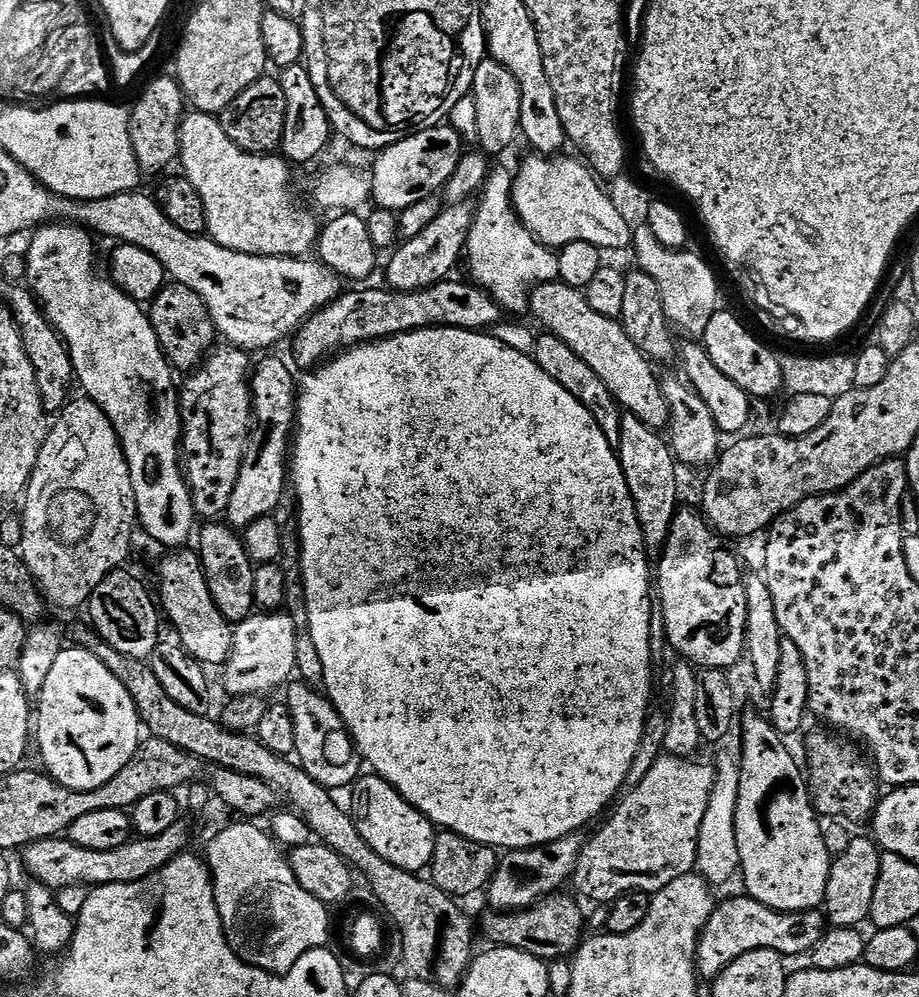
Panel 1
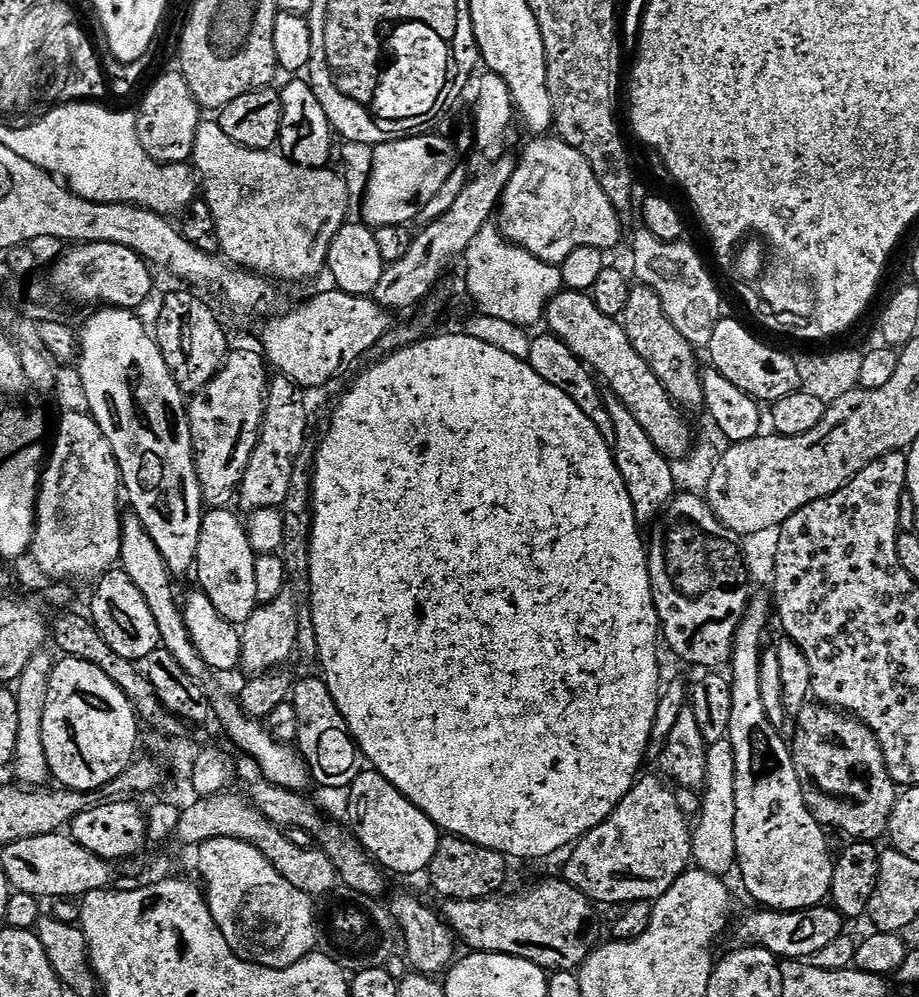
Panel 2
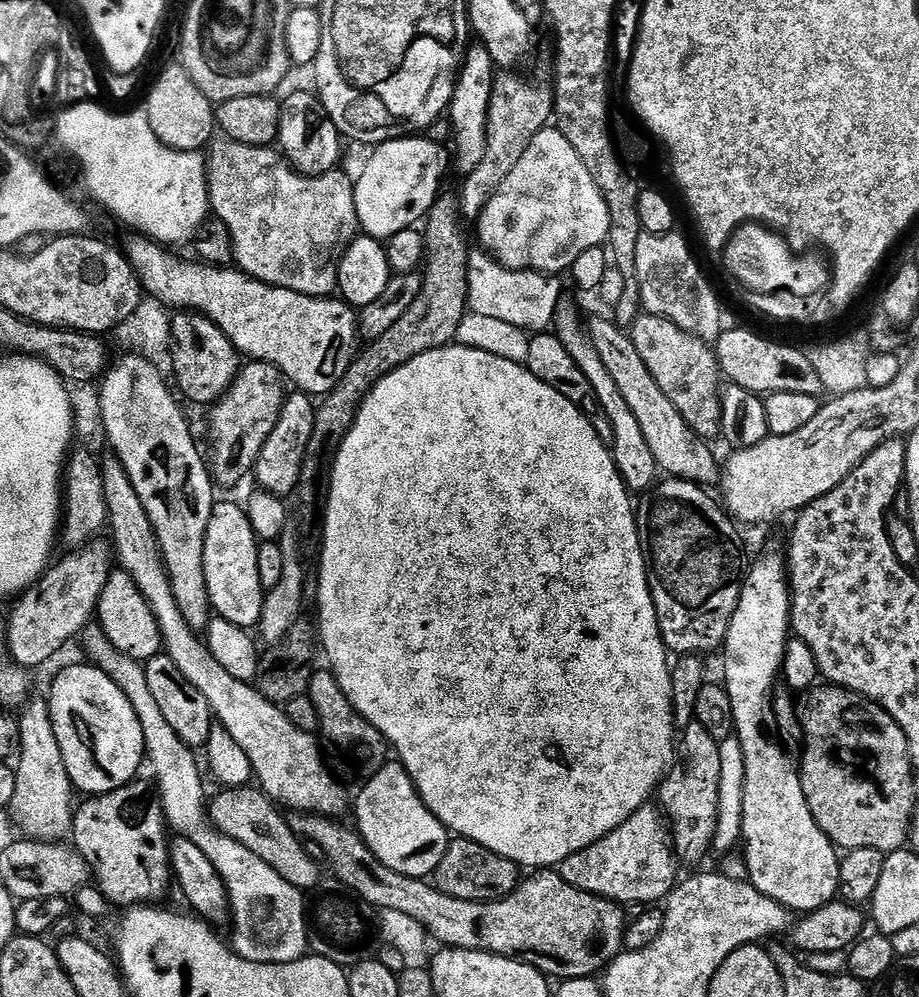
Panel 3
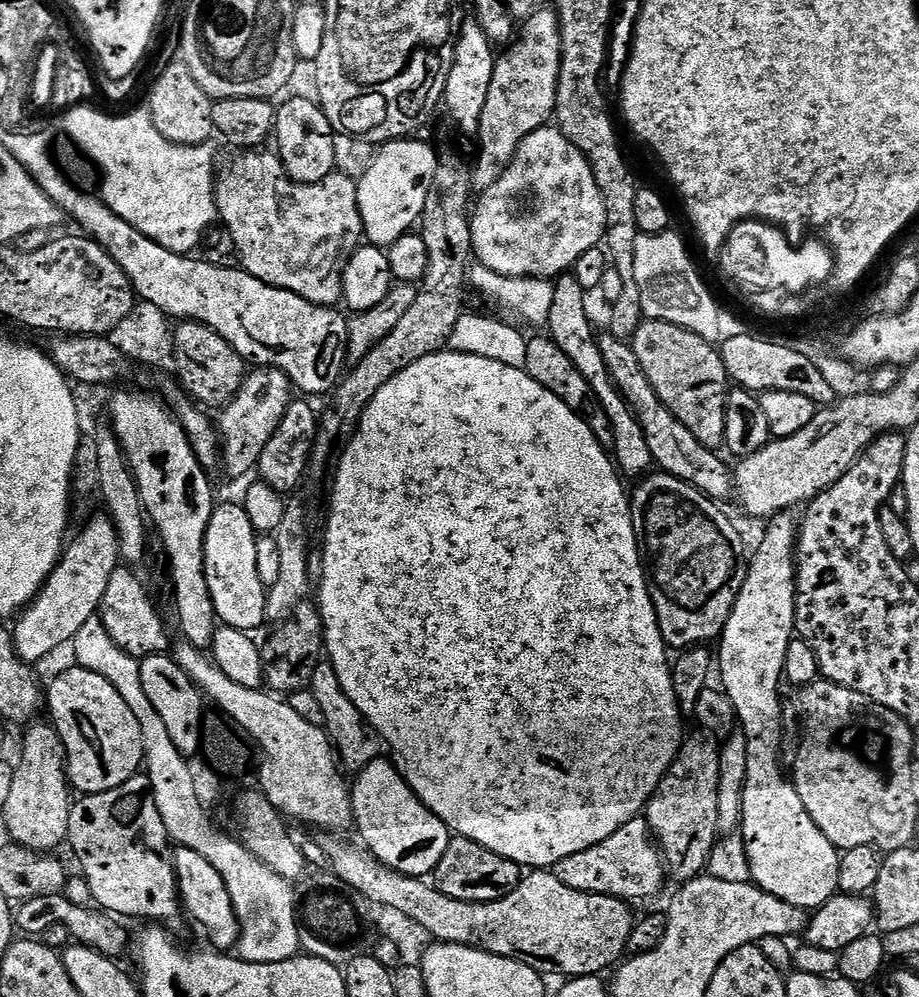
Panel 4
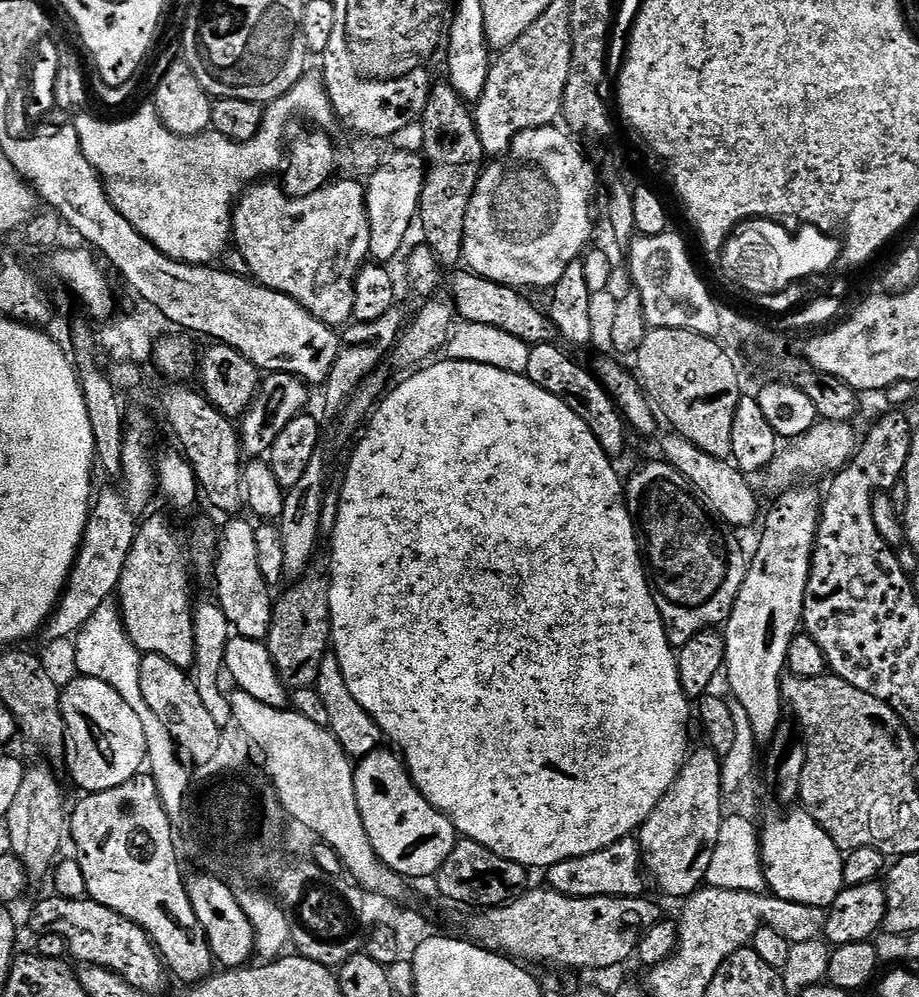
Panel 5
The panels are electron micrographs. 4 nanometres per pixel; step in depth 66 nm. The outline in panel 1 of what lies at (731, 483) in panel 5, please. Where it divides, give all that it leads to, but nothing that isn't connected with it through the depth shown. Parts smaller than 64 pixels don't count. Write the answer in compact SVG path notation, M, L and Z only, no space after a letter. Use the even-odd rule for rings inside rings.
M559 282L539 284L533 288L528 312L544 327L547 335L566 342L566 346L570 346L570 350L574 350L574 354L578 354L578 358L582 358L582 362L586 362L586 366L590 366L590 370L602 378L606 390L610 390L624 412L634 414L634 418L651 428L664 430L669 427L669 407L663 396L661 377L656 377L652 369L655 368L653 361L644 356L634 342L630 342L619 319L596 313L581 289Z

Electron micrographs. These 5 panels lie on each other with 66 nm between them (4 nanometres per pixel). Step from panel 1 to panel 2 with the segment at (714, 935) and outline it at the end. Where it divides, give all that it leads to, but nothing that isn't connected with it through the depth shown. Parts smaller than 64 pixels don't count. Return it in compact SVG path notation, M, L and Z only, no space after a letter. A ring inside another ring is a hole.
M817 906L803 908L800 912L781 912L779 910L756 910L740 920L736 928L739 943L744 946L764 948L767 952L780 960L807 961L818 950L830 946L834 938L845 935L845 917L841 916L831 906Z

